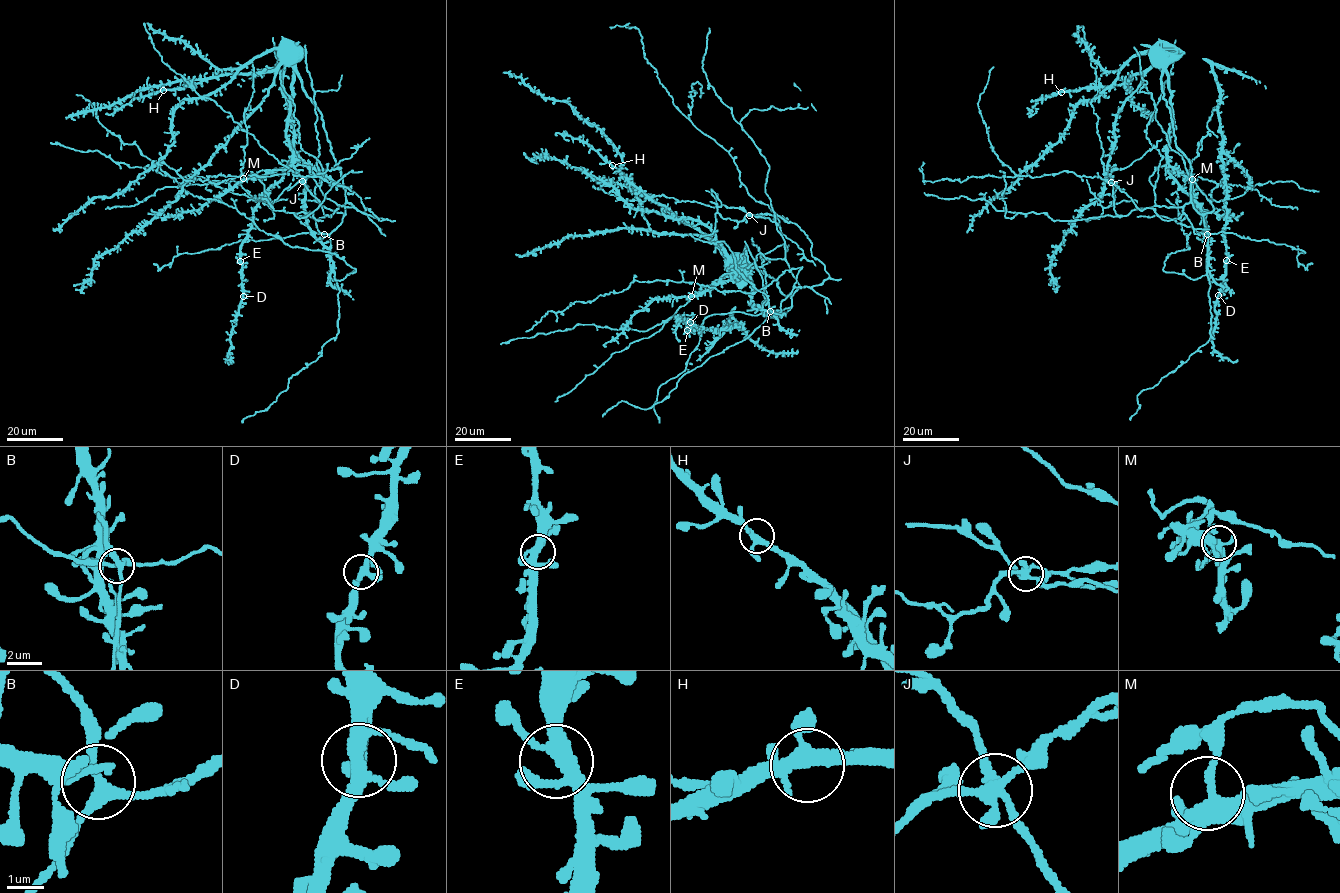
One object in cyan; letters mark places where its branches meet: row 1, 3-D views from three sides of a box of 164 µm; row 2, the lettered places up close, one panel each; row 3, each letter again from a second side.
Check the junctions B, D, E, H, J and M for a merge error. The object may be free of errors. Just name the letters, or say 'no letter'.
J

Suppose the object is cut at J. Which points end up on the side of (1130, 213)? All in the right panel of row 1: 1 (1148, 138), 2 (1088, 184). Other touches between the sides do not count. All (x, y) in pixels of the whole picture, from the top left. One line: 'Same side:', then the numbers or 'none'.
Same side: 1

